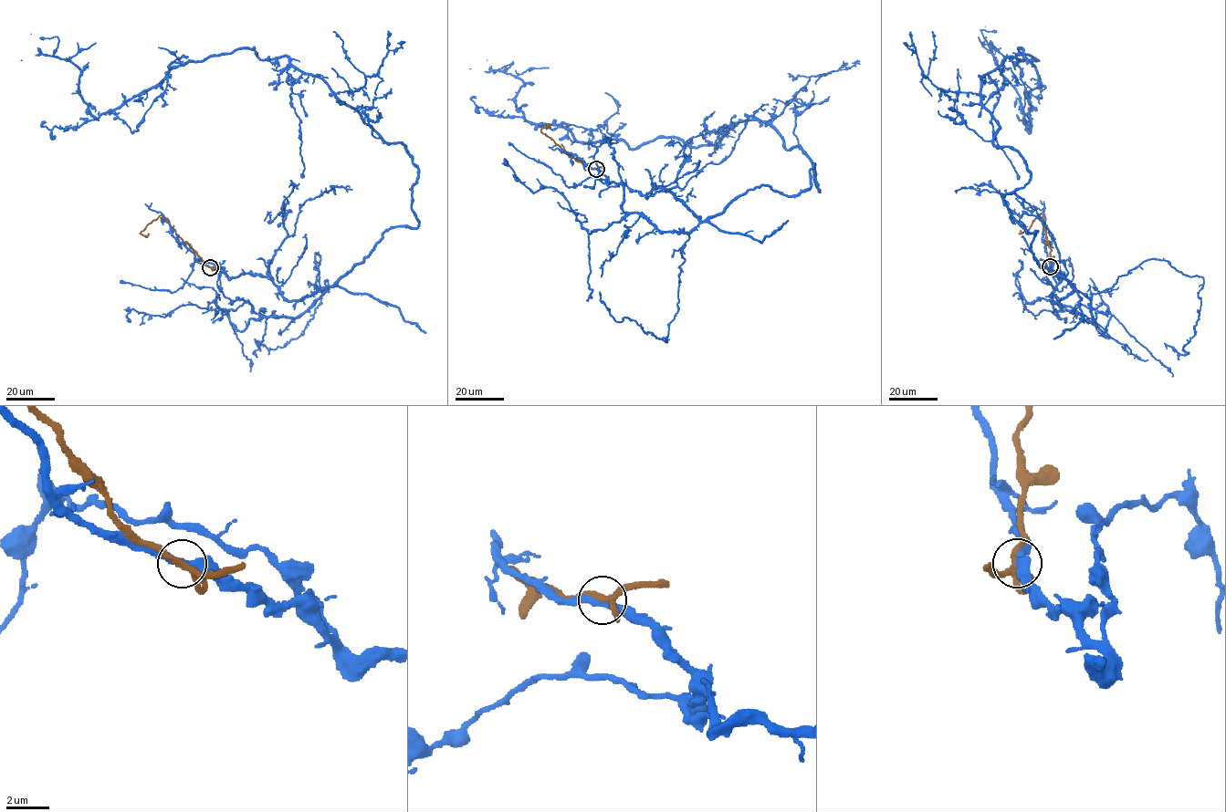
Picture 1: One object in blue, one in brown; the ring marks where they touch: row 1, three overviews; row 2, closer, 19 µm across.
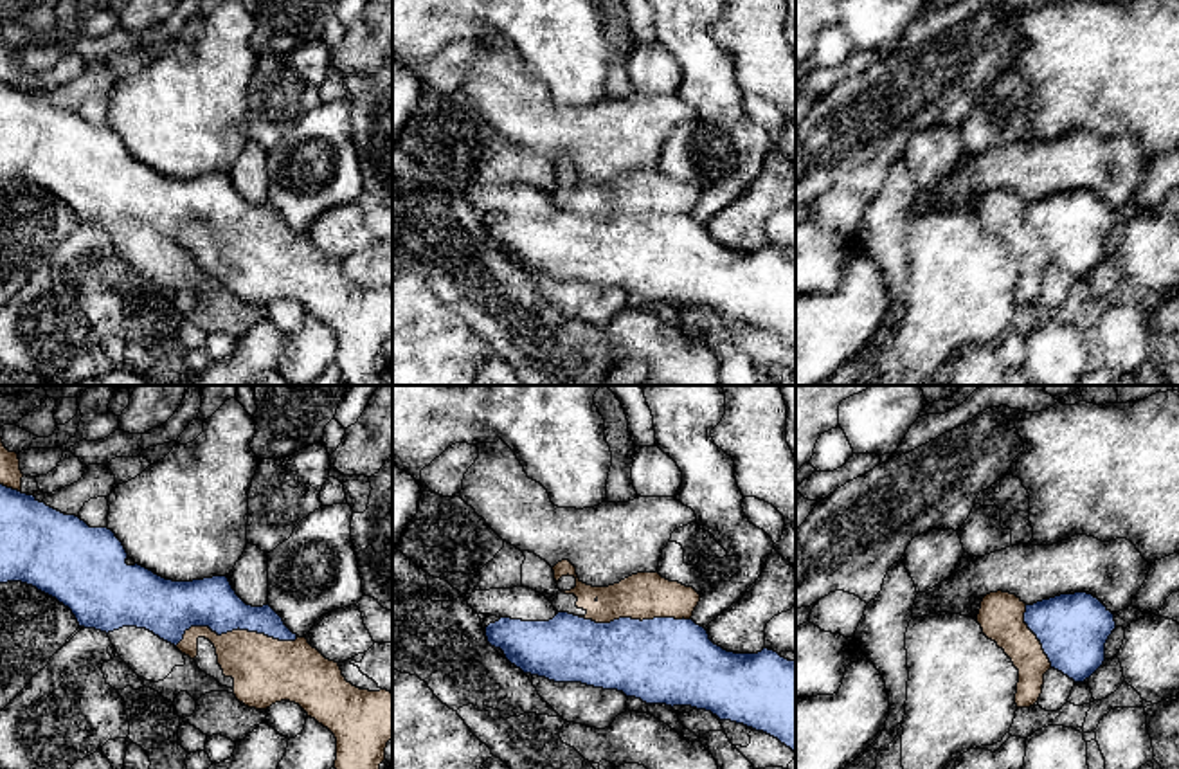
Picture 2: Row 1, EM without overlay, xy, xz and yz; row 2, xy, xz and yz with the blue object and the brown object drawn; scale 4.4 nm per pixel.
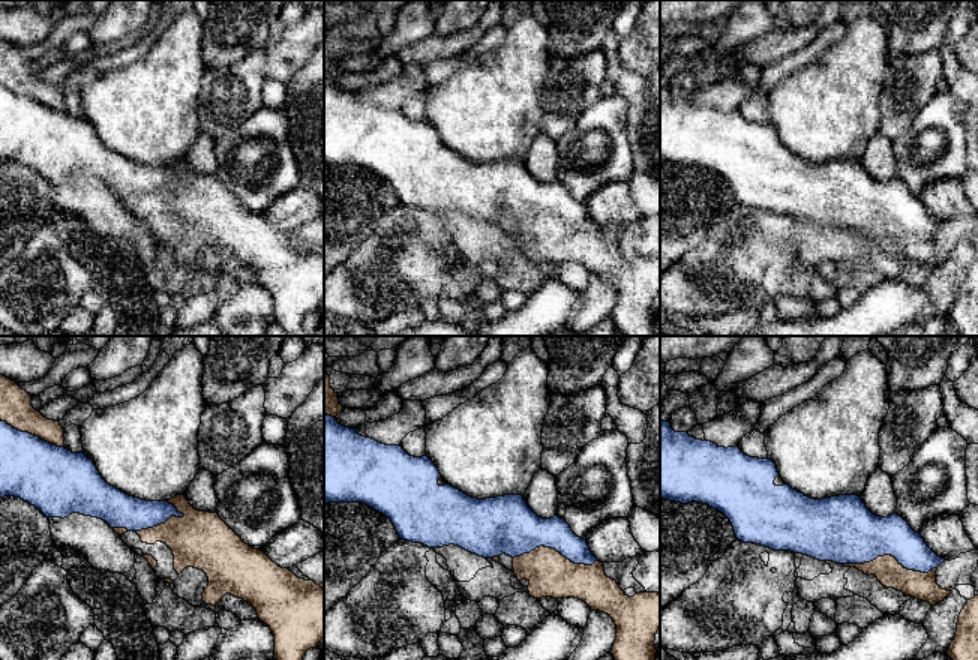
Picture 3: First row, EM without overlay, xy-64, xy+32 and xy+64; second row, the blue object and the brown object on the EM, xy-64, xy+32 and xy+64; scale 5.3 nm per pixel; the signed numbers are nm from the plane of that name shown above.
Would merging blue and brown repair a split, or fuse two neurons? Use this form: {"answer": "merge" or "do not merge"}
{"answer": "do not merge"}

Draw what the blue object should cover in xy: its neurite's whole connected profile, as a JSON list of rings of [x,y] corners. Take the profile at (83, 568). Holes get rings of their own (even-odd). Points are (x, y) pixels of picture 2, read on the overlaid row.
[[[0,484],[0,584],[22,582],[56,598],[72,611],[79,627],[106,634],[122,627],[146,629],[175,647],[191,627],[209,627],[218,636],[239,629],[279,641],[297,639],[268,603],[247,605],[227,576],[173,582],[139,564],[128,565],[126,558],[112,529],[90,528],[76,515]]]

